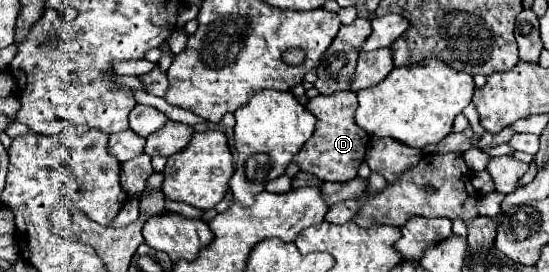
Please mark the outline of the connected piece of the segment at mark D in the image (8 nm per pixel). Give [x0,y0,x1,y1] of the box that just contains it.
[293,91,371,181]

